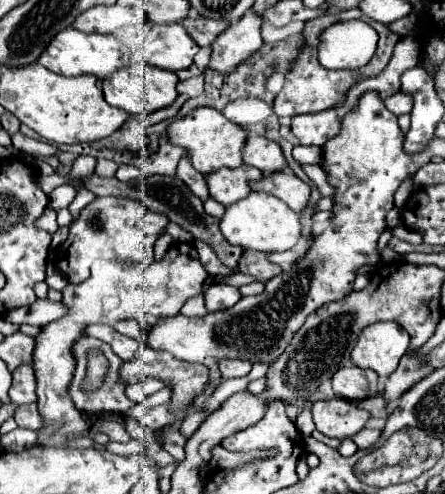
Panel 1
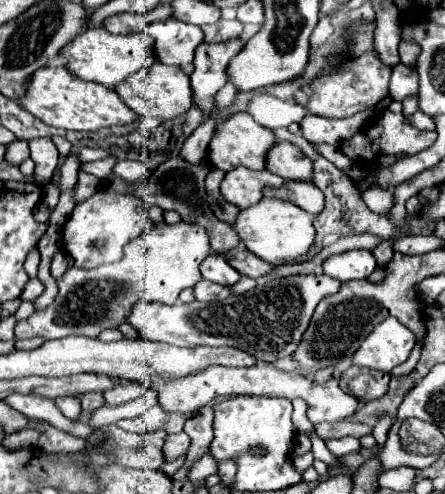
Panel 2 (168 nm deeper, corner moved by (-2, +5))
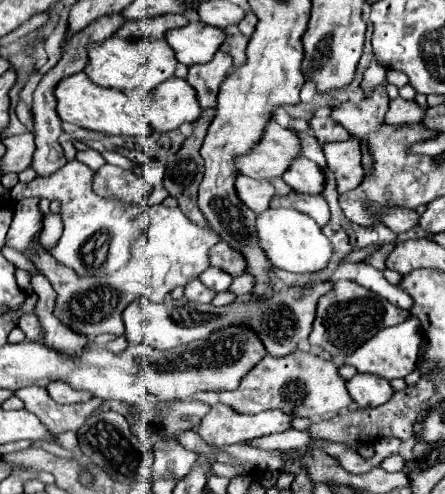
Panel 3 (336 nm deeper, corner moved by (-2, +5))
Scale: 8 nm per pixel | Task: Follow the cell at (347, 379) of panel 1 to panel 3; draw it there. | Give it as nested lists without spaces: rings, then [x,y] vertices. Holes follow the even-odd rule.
[[[360,372],[346,382],[346,388],[352,400],[358,404],[358,408],[380,406],[388,402],[394,392],[388,380],[374,374],[360,374]]]

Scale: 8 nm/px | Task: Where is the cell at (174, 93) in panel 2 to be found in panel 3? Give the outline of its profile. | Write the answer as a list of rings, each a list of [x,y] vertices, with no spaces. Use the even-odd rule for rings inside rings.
[[[178,76],[164,80],[146,98],[142,112],[156,132],[170,132],[184,122],[196,122],[202,114],[196,90]]]

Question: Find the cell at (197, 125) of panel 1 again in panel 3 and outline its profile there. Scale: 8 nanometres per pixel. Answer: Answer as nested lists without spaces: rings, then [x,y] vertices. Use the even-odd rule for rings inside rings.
[[[270,120],[260,138],[260,144],[256,144],[256,148],[252,148],[248,154],[236,156],[234,162],[240,174],[270,180],[282,176],[296,156],[300,156],[300,140],[296,132]]]

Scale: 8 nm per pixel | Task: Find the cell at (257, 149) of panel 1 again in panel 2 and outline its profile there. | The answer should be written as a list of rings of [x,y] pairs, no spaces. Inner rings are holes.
[[[278,142],[268,152],[266,168],[282,176],[284,180],[310,180],[312,178],[312,160],[300,152],[300,148],[290,142]]]

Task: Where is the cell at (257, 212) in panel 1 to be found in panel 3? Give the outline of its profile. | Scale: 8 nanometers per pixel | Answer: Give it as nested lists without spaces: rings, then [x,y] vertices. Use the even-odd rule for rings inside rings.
[[[268,208],[260,212],[256,218],[256,234],[260,248],[274,268],[288,272],[318,272],[332,256],[332,246],[328,244],[328,238],[322,236],[320,226],[294,208]]]

